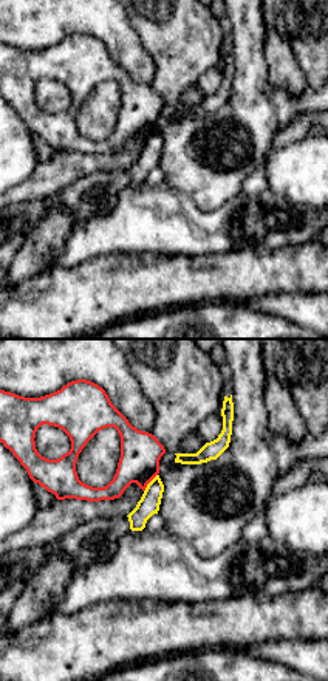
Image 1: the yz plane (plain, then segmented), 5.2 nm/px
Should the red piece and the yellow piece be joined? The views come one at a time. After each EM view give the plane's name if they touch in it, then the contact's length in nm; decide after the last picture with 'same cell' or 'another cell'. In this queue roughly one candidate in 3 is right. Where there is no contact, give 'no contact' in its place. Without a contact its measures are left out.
meets red in yz; contact 120 nm long

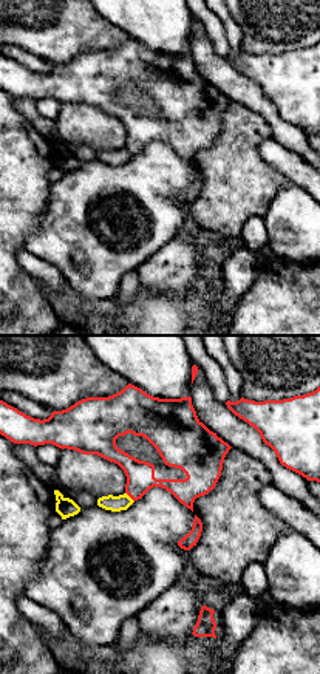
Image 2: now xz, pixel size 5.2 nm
meets red in xz; contact 70 nm long

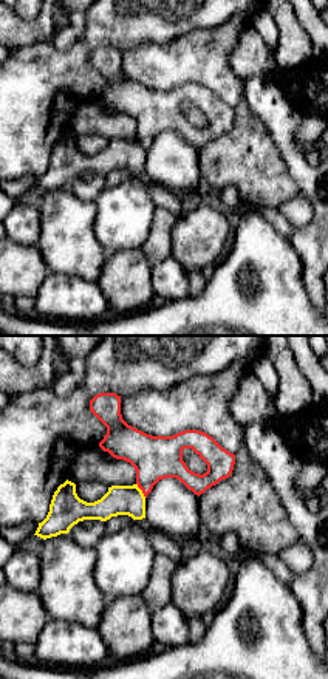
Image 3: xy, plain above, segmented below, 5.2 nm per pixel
meets red in xy; contact 90 nm long

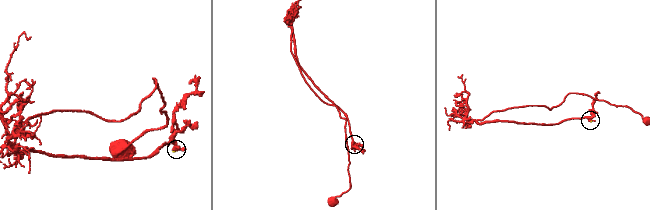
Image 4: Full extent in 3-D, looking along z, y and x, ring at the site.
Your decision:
another cell

